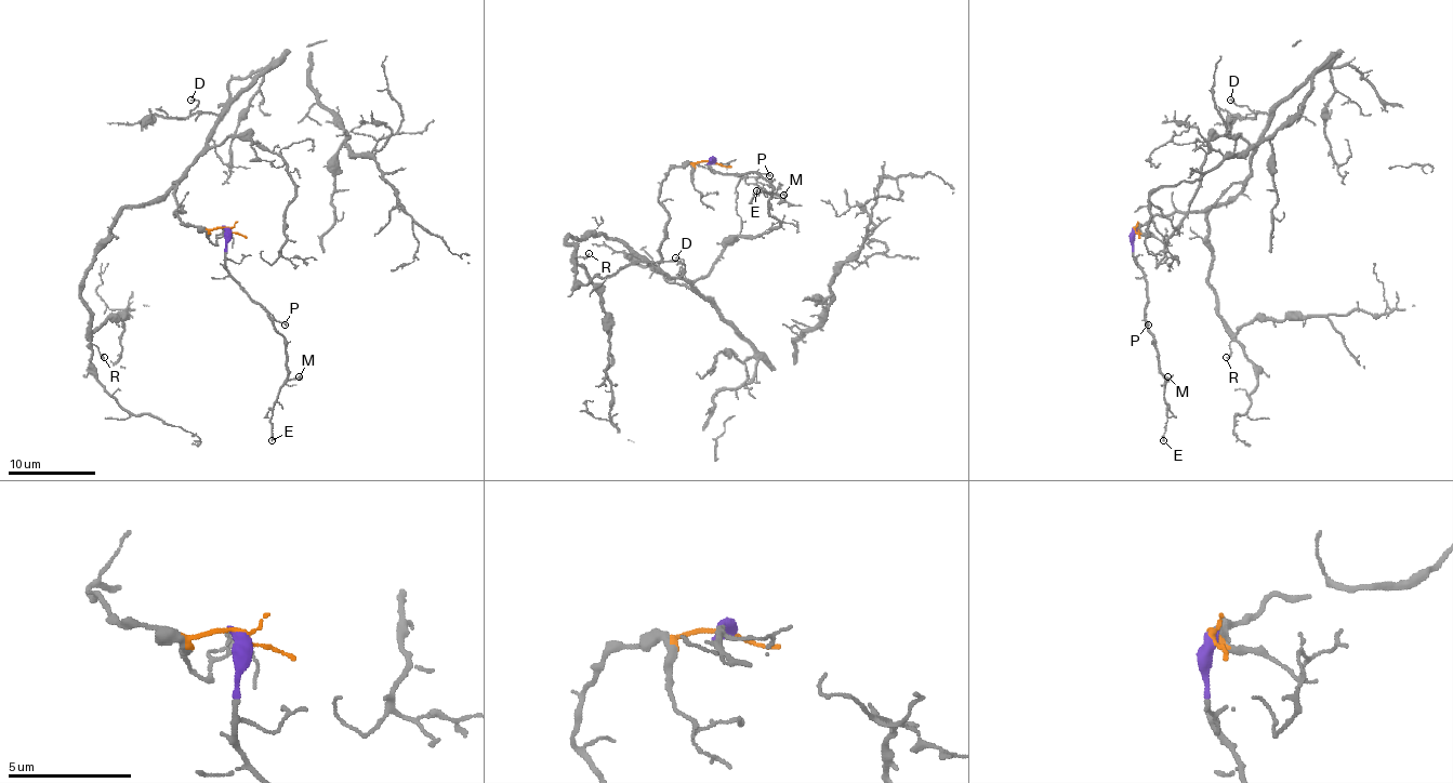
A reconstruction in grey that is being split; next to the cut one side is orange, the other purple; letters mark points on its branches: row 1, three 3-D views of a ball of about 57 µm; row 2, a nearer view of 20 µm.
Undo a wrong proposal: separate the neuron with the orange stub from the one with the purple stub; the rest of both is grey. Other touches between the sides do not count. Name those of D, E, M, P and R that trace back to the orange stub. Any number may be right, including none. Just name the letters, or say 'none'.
D, R

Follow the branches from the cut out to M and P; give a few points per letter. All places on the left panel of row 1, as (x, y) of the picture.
M: (228, 228), (226, 270), (272, 322), (286, 345), (288, 377), (299, 377)
P: (228, 228), (228, 275), (286, 324)

